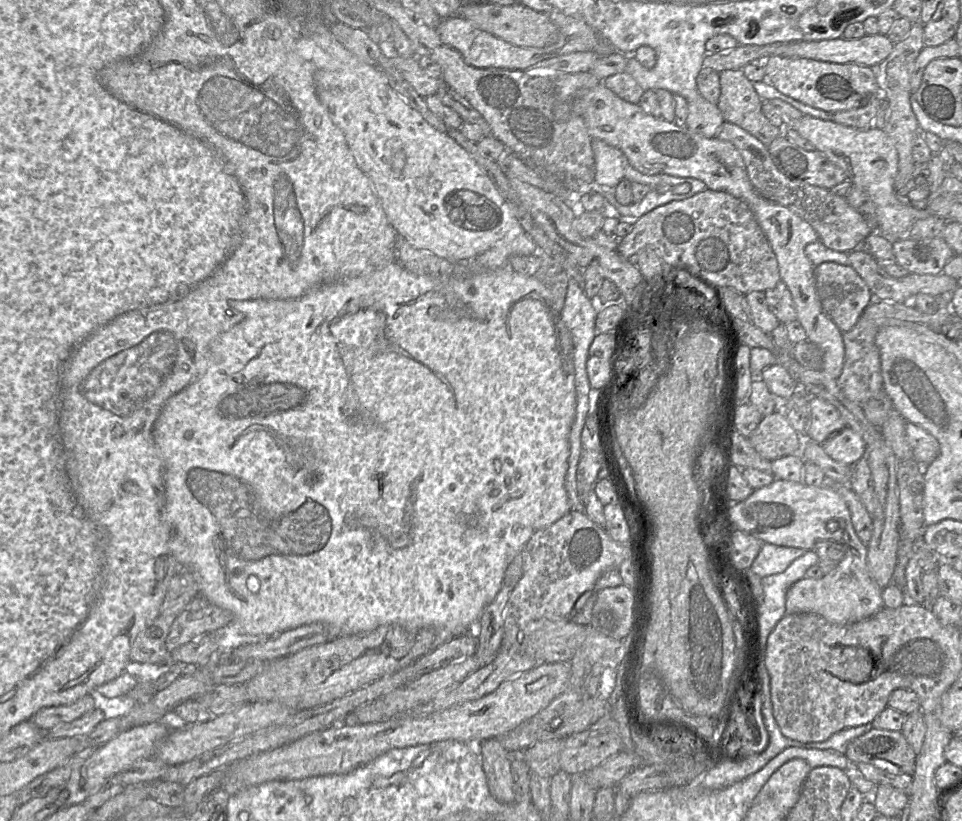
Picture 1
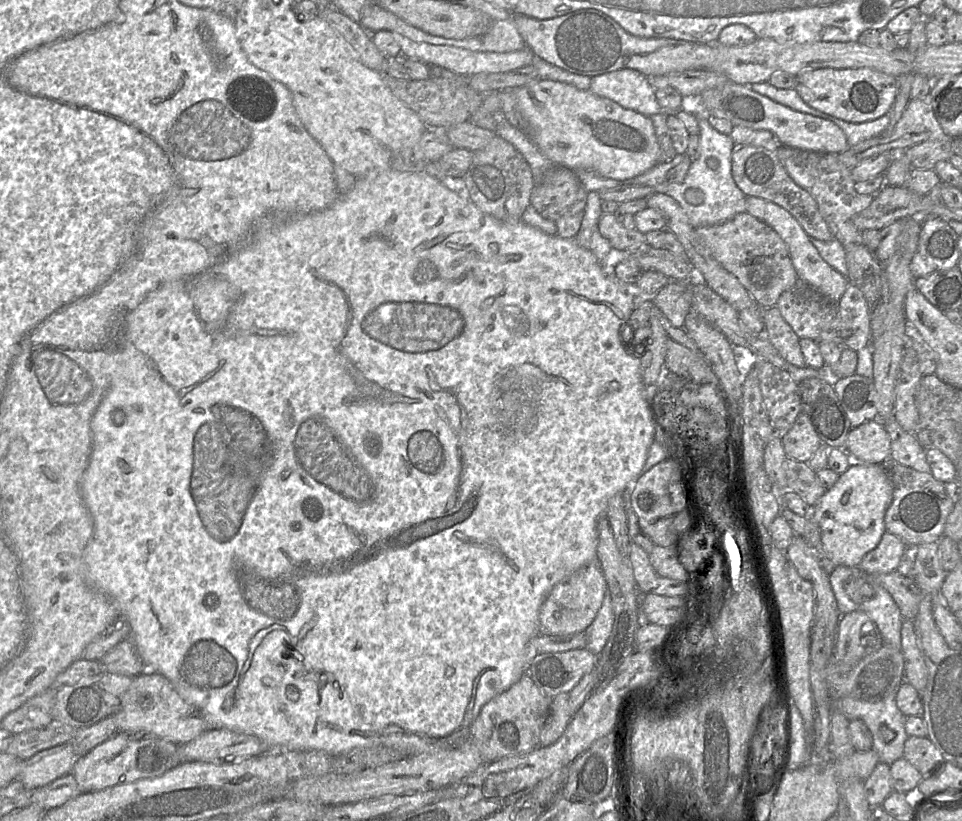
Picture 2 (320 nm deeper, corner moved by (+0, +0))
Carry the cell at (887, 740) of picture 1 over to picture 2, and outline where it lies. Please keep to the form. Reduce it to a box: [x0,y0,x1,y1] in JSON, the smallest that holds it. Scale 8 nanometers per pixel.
[903,736,946,777]

